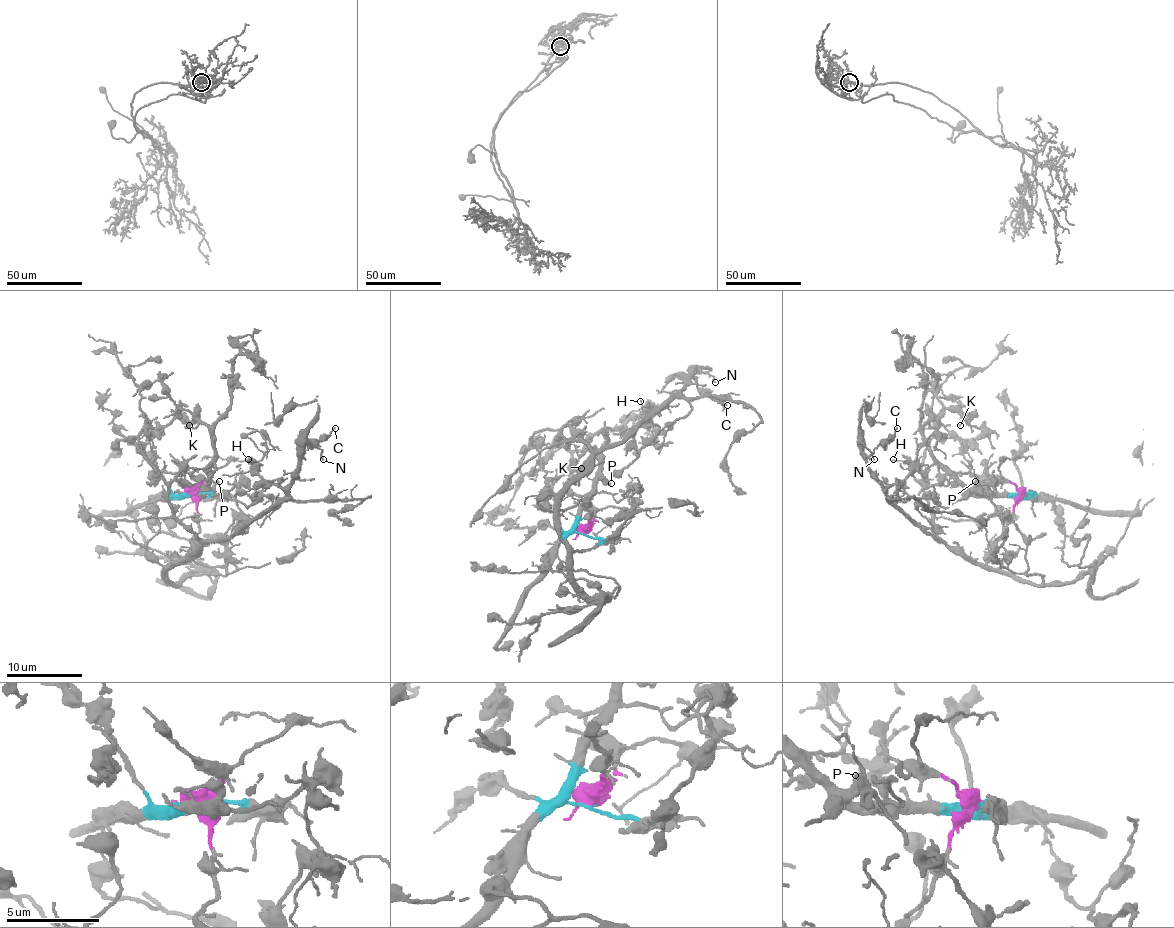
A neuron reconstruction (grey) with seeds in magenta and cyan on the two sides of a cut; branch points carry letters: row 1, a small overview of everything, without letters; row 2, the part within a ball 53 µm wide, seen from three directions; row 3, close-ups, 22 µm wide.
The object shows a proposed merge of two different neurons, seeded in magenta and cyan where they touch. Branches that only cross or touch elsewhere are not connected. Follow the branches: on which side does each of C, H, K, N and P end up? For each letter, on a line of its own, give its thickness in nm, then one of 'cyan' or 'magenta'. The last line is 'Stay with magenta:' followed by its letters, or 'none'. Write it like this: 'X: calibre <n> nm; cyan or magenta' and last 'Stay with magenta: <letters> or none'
C: calibre 100 nm; magenta
H: calibre 100 nm; magenta
K: calibre 170 nm; cyan
N: calibre 130 nm; magenta
P: calibre 200 nm; cyan
Stay with magenta: C, H, N

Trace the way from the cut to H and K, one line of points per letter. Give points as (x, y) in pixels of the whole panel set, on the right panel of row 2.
H: (1026, 494), (997, 540), (993, 553), (1001, 565), (982, 568), (902, 513), (887, 494), (910, 473), (893, 460)
K: (1026, 494), (995, 496), (970, 492), (932, 454), (923, 428), (946, 409), (957, 409), (965, 414), (959, 426)

